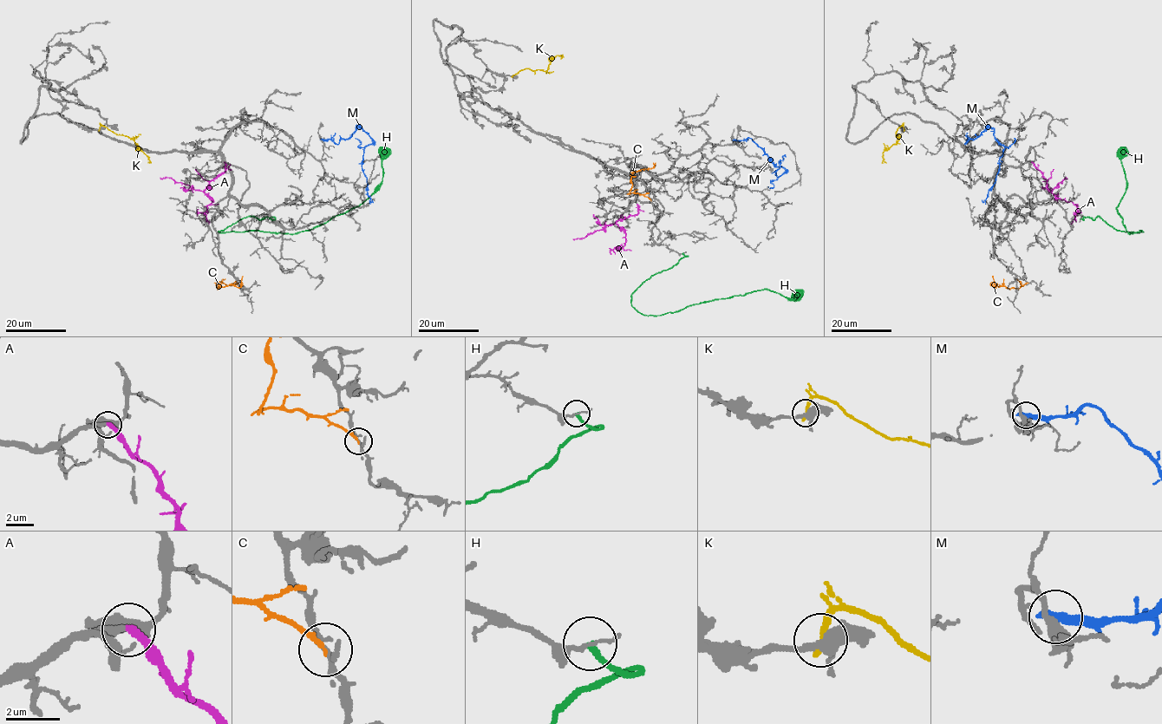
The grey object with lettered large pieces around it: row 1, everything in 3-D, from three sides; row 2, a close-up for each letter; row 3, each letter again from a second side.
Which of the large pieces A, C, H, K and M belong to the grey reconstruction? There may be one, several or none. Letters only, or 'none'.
A

